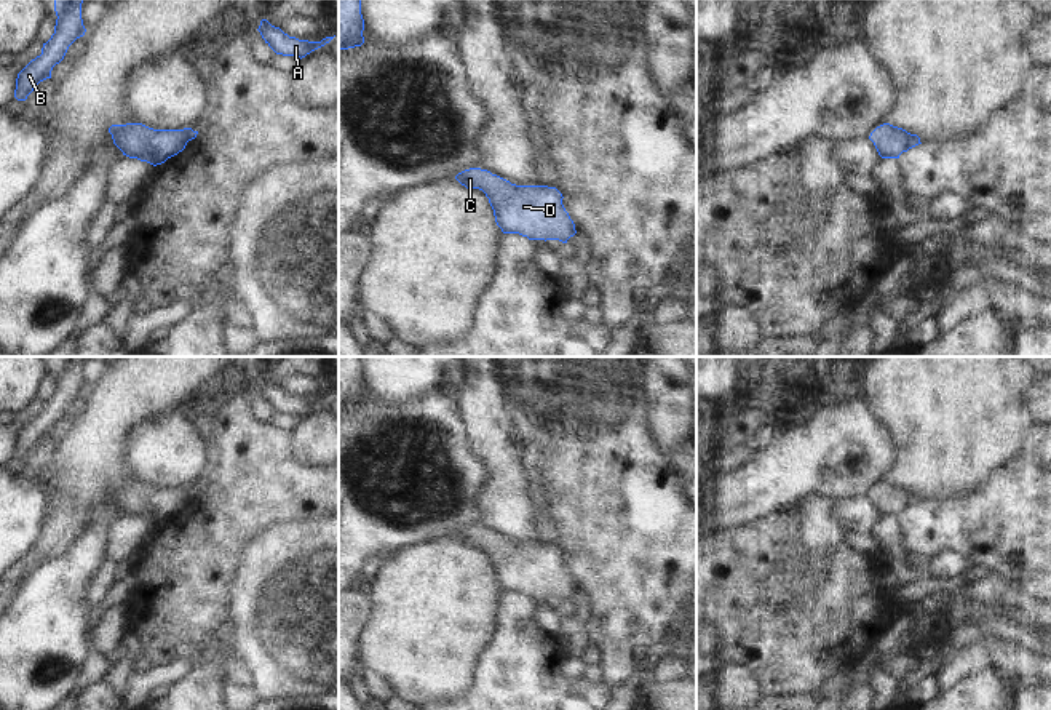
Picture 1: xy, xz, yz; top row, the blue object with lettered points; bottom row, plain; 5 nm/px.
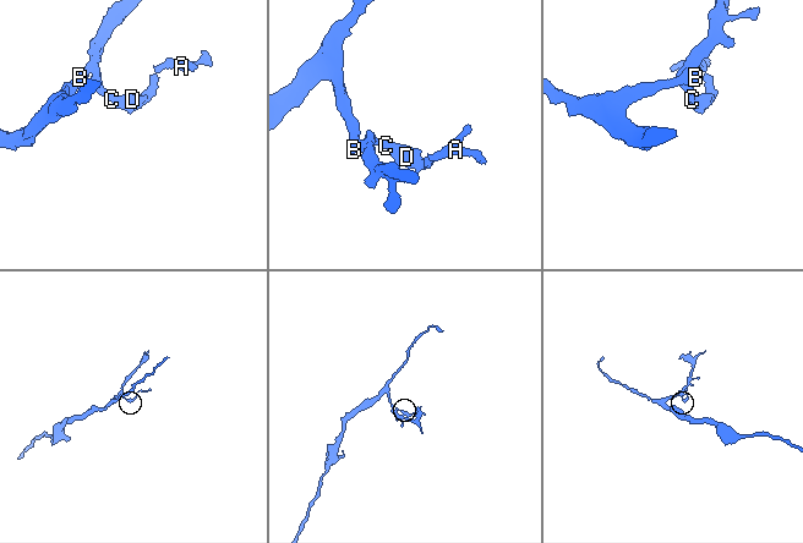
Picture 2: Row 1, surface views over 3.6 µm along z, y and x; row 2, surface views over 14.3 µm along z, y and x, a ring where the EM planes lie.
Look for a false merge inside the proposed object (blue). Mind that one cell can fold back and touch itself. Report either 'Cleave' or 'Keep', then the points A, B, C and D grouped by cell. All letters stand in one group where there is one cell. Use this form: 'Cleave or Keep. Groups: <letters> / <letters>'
Keep. Groups: A B C D.

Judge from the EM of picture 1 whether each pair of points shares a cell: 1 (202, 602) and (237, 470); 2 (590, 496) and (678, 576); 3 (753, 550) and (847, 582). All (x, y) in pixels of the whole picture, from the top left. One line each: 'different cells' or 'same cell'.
1: same cell
2: same cell
3: same cell

